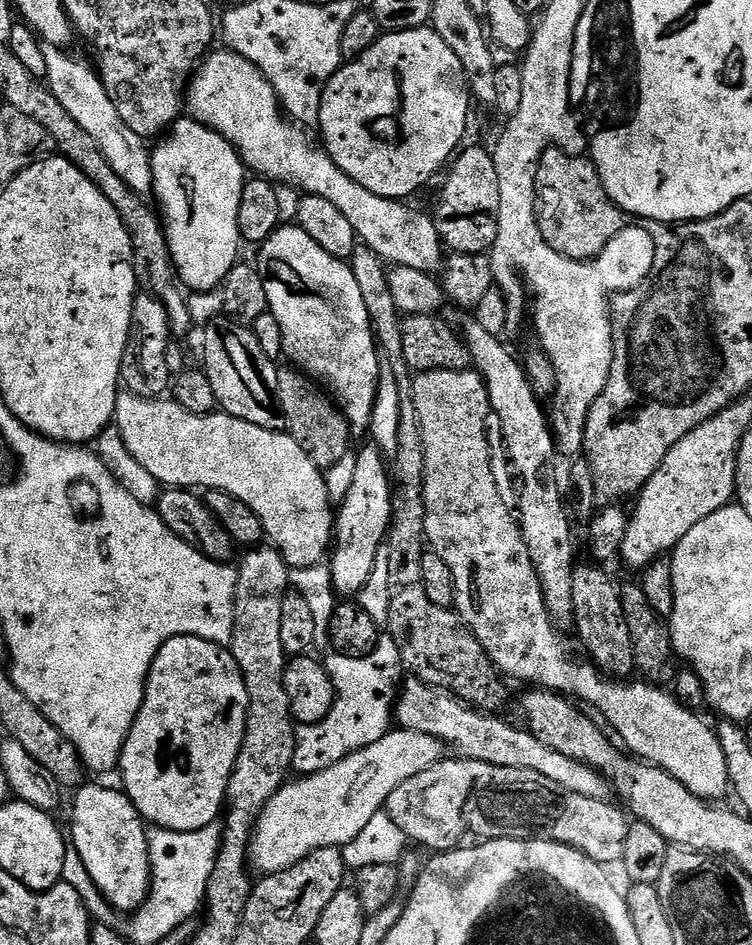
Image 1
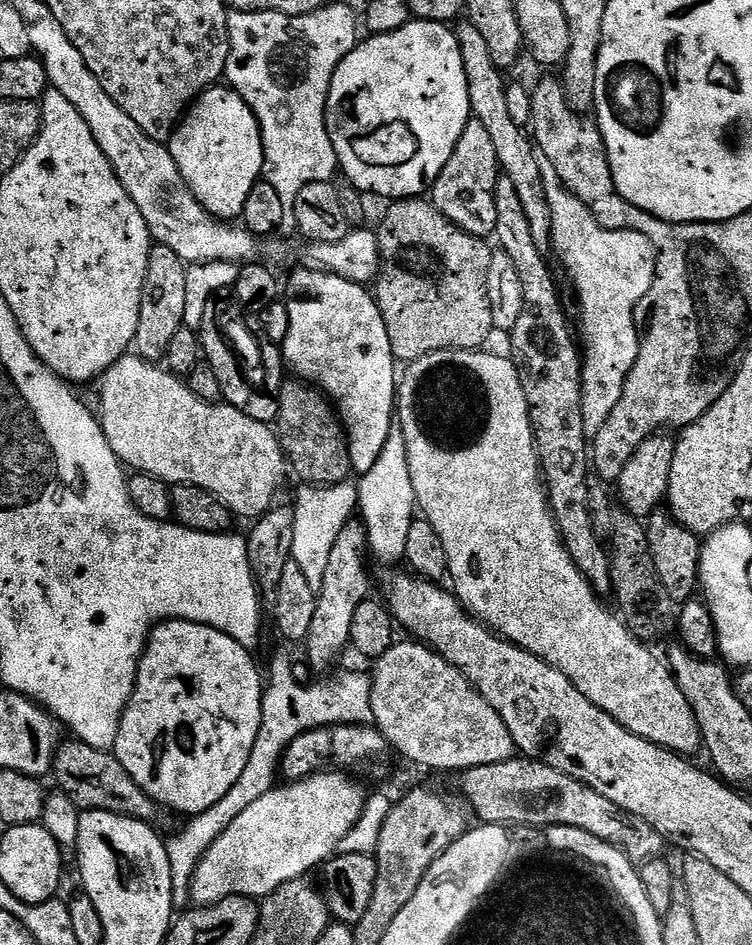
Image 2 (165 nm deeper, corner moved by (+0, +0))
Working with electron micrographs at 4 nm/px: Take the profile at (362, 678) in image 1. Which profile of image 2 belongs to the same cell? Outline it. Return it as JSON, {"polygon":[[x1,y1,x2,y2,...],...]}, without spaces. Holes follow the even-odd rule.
{"polygon":[[276,652,272,662,266,668,266,687,262,698,262,722,258,726,258,738,254,742,254,750,250,750,250,759,238,777,238,782,226,790,223,798,218,798,210,810,200,812,187,821,181,832,167,837,168,857,170,858,170,876,172,878,172,893,174,905,188,904,192,895,192,879,210,846,252,803,258,802,266,793,272,791,278,784,280,759,285,750,302,734,315,728,326,728,334,724,372,724,372,677,365,672,344,672,337,680,328,680,325,684,308,682,299,684,291,674,293,657,284,652]]}

